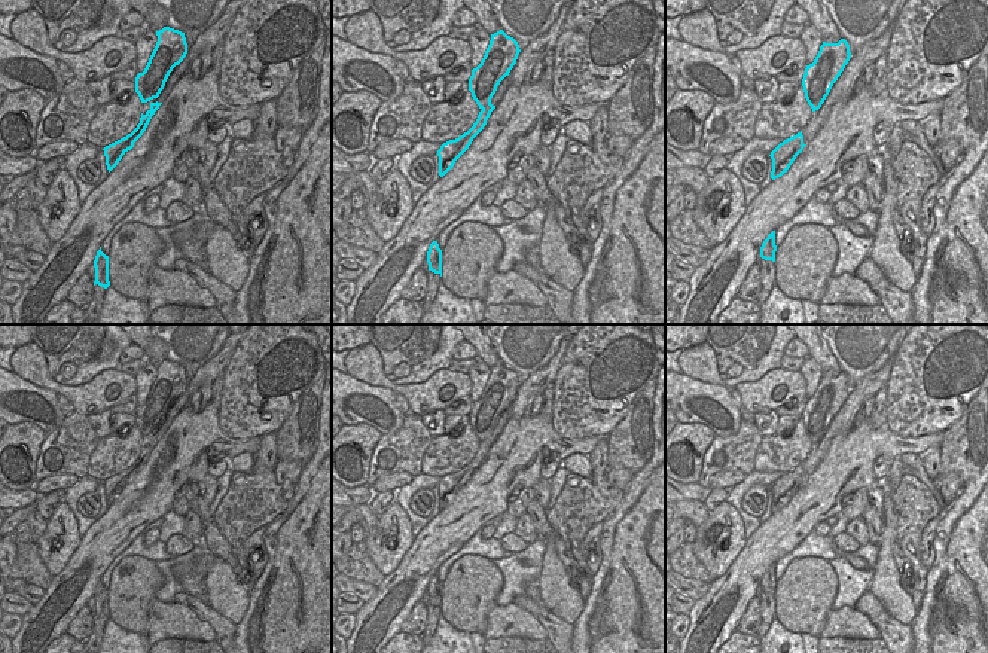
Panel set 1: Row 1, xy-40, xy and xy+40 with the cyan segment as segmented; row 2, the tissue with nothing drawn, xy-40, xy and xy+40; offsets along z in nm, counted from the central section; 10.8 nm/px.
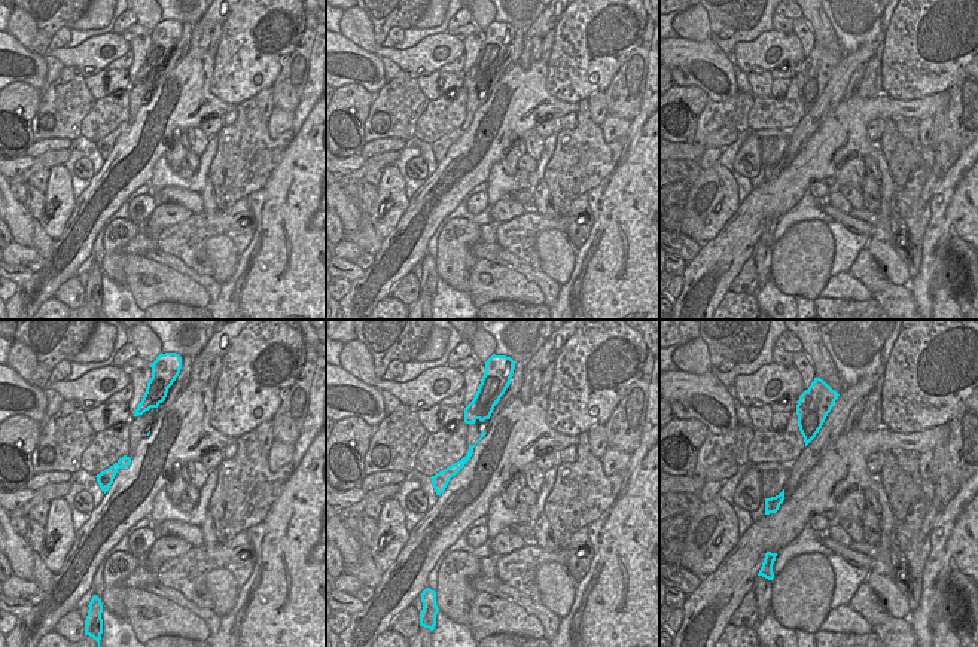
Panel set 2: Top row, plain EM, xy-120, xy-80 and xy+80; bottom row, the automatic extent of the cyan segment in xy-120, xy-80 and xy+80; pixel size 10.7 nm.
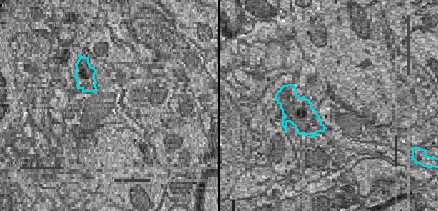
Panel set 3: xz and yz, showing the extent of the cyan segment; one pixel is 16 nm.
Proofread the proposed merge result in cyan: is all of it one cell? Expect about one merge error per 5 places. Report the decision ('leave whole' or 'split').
split

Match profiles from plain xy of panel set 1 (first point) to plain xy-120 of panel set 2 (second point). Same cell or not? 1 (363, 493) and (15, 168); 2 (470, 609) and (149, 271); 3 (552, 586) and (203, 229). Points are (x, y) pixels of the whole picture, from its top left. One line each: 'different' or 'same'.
1: same
2: different
3: different

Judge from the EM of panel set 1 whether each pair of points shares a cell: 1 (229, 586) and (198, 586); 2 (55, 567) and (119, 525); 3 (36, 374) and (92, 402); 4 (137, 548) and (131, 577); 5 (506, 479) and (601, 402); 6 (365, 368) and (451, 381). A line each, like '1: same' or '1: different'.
1: different
2: different
3: same
4: different
5: different
6: same

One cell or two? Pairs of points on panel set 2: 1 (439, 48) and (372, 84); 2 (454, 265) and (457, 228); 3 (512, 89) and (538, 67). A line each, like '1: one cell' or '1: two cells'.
1: two cells
2: one cell
3: one cell

